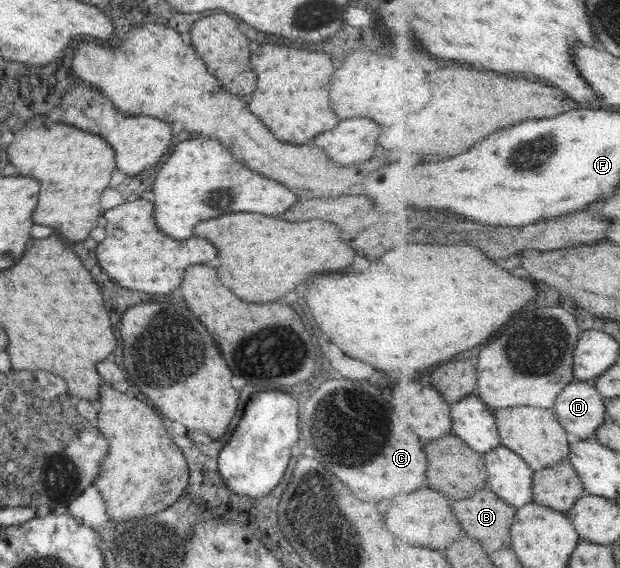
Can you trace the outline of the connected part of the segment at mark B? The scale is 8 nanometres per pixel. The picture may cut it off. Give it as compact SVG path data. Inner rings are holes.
M477 491L469 500L455 502L453 510L466 534L478 538L485 550L498 551L512 546L511 524L519 508L507 504L495 492Z

